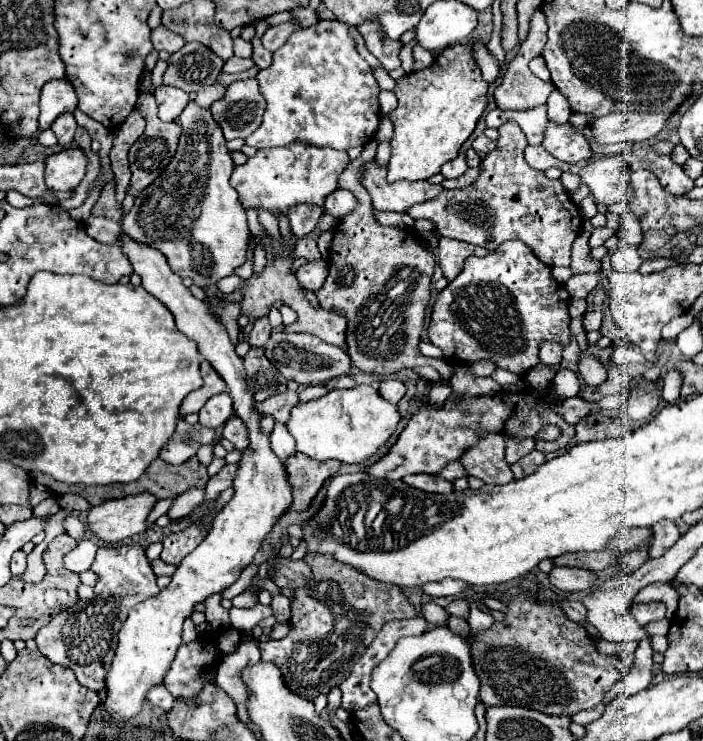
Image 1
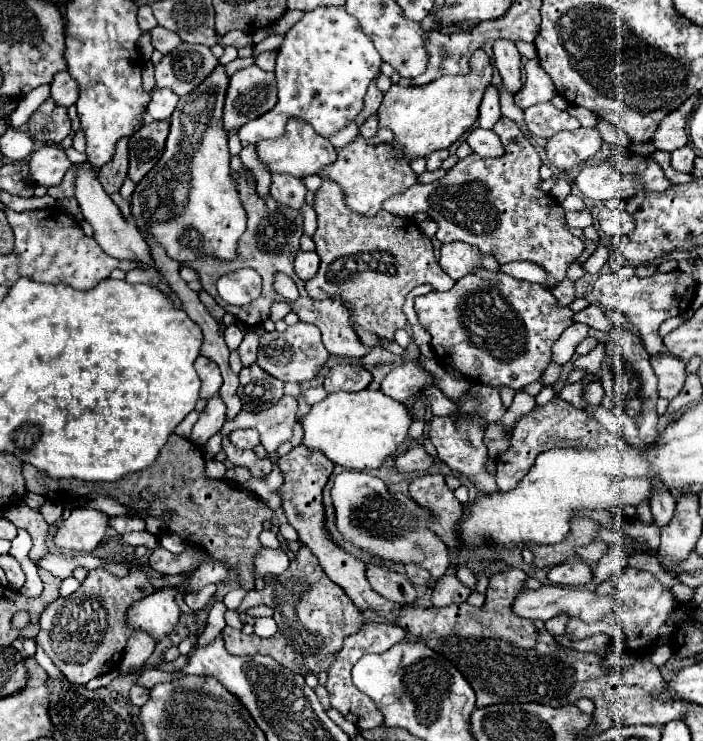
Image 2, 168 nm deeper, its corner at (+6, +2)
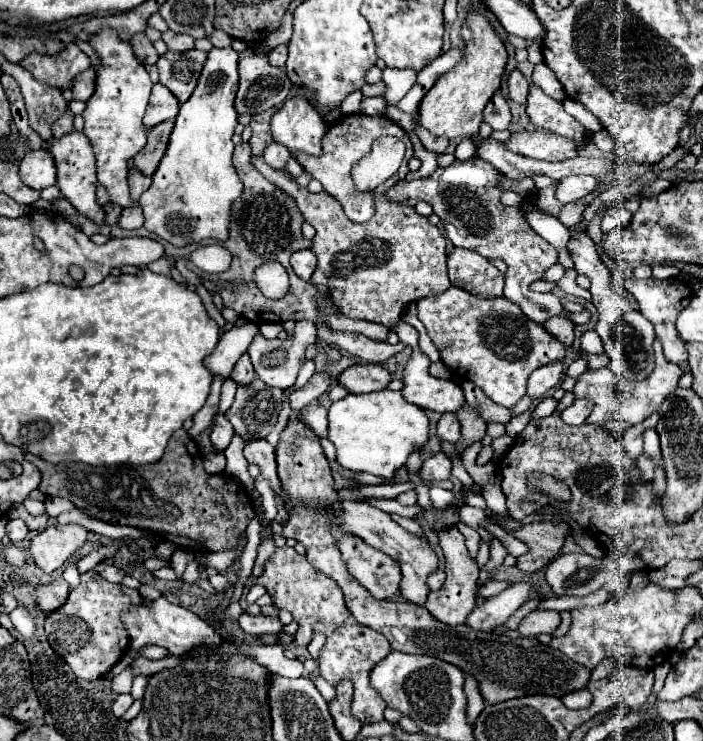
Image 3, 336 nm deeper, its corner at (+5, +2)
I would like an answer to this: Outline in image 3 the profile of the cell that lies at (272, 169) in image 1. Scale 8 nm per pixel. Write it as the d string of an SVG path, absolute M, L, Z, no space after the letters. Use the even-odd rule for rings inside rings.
M302 96L286 98L272 116L270 128L274 140L282 142L290 152L304 150L314 156L322 152L322 136L328 130L314 106Z

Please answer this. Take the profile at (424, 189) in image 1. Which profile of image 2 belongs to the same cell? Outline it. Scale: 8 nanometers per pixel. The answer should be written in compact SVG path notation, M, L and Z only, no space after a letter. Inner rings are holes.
M379 128L377 136L365 140L363 136L357 136L347 148L337 150L335 164L329 164L321 170L321 176L327 176L335 180L343 192L345 202L351 210L373 216L381 210L381 202L393 194L401 194L401 190L407 190L409 186L419 184L417 174L411 170L411 166L405 160L393 160L393 132L387 128Z

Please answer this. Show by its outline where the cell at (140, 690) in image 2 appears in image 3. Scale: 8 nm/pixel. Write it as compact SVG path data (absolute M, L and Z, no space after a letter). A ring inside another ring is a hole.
M120 694L116 700L114 700L114 704L112 704L112 712L114 712L114 716L116 718L120 718L130 706L132 706L132 696L130 694Z

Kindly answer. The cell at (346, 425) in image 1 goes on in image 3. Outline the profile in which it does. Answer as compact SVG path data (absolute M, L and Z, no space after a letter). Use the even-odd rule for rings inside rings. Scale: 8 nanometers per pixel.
M380 390L370 394L348 394L334 402L328 412L328 438L336 446L338 464L352 472L368 472L392 480L414 450L422 450L430 440L430 420L426 412L404 400L400 392Z

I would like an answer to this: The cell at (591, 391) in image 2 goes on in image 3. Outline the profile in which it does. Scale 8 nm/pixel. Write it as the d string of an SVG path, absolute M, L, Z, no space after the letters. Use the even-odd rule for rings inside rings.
M574 400L572 406L568 406L560 418L566 422L566 424L572 424L572 426L578 426L578 424L584 424L588 414L590 414L590 408L592 404L588 400Z

